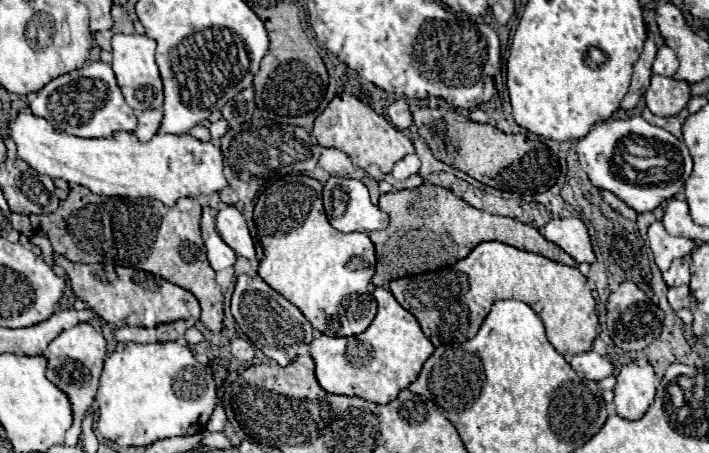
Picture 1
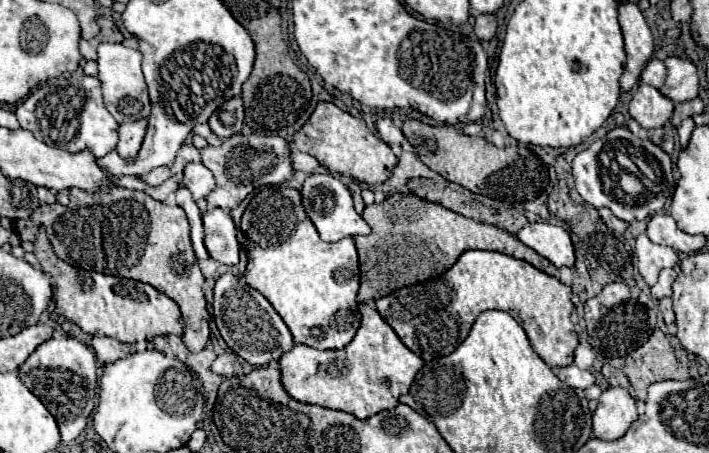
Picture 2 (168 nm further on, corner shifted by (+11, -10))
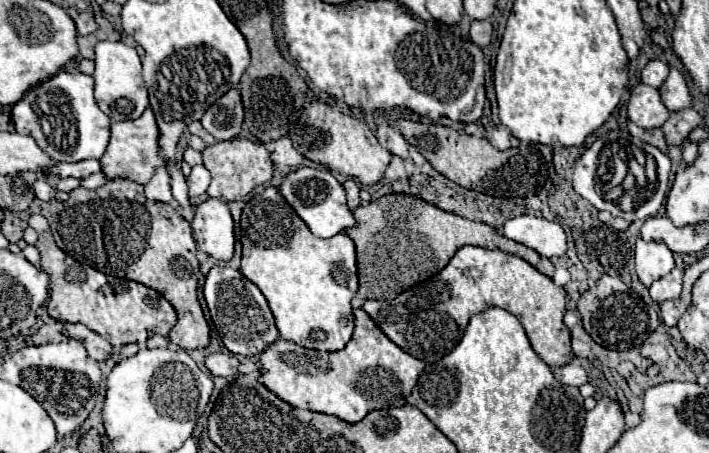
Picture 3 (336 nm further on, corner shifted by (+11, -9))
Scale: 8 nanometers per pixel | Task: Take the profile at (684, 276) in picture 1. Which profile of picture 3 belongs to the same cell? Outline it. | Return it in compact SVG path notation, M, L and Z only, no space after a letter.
M679 263L671 273L667 273L665 277L661 277L659 281L655 281L649 287L651 299L657 303L663 303L673 297L679 297L681 295L681 279L683 279L683 265Z

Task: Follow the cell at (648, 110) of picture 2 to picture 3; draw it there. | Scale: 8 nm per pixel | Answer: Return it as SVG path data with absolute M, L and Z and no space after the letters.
M639 83L631 91L631 99L627 105L627 117L629 121L637 123L643 129L653 129L653 127L661 127L669 119L669 111L661 103L657 89Z

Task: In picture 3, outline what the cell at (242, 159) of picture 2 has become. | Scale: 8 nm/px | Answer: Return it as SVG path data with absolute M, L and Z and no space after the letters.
M229 139L215 143L203 151L203 165L211 173L211 185L207 189L209 197L221 201L241 201L253 187L267 183L273 177L273 163L269 151L255 141L249 139Z

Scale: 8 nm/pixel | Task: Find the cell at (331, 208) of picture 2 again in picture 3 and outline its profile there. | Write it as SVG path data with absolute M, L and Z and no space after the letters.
M313 167L295 169L285 175L283 183L279 185L279 193L295 209L295 213L305 221L305 225L311 229L315 237L329 239L341 233L343 229L355 225L355 217L347 207L345 189L327 169L313 169Z

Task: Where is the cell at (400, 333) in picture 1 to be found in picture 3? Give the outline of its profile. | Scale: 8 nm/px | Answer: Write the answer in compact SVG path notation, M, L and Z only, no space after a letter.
M361 307L353 309L353 315L355 331L341 351L321 353L277 339L269 349L259 353L263 369L259 381L295 409L335 415L347 423L359 423L373 409L403 407L425 363L389 341Z

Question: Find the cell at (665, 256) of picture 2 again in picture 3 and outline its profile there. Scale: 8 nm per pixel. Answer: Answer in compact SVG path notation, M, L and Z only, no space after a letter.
M637 239L635 269L637 269L639 281L645 287L661 279L663 275L667 275L673 267L675 267L675 259L665 243L657 243L657 241L647 243L643 239Z

